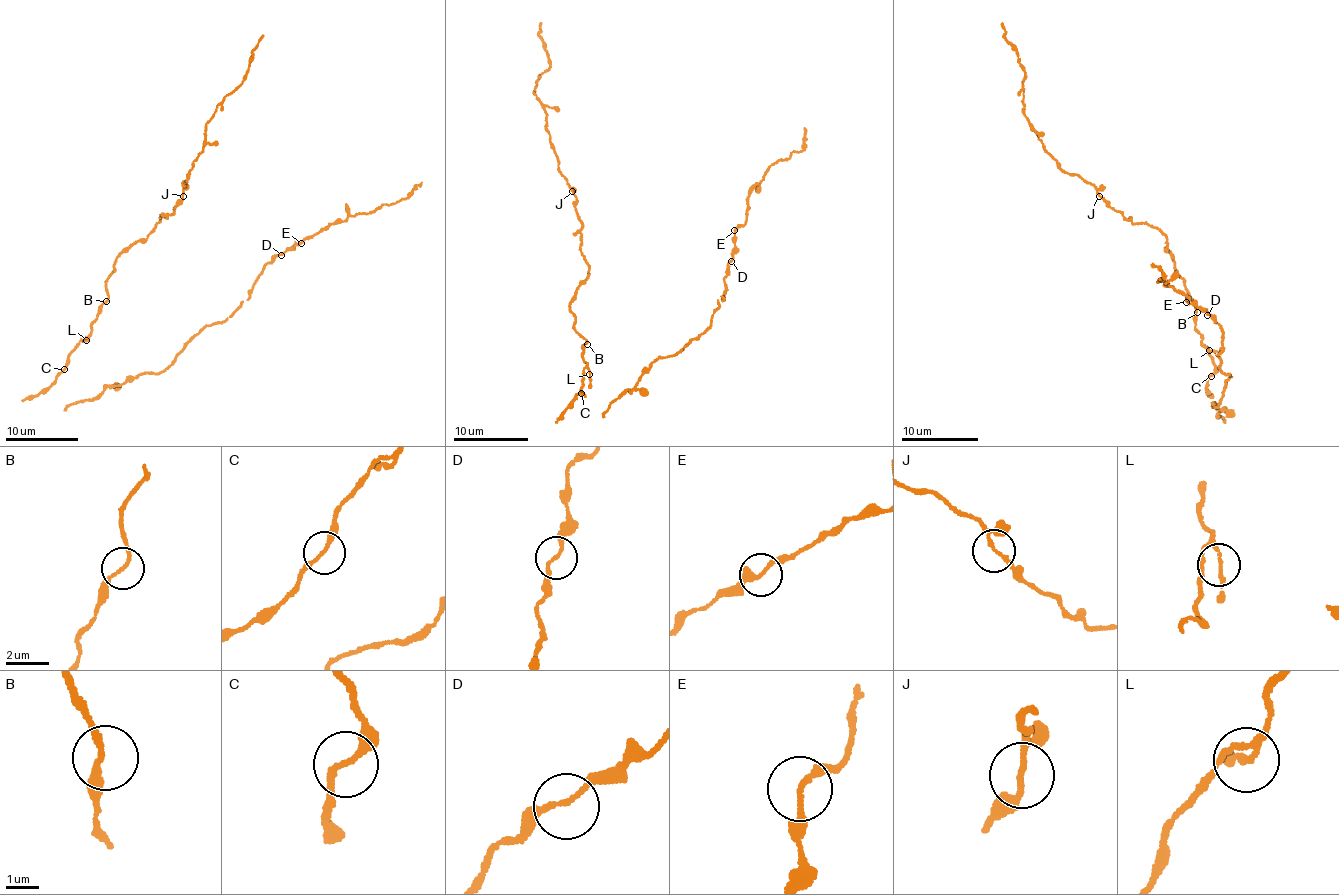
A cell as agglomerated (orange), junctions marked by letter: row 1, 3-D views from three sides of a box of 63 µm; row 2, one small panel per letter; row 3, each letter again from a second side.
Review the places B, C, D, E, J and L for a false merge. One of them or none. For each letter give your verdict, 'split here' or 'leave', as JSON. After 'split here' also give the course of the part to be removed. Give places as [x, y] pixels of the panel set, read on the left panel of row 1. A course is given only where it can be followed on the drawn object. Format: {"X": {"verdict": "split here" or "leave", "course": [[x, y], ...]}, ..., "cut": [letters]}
{"B": {"verdict": "leave"}, "C": {"verdict": "leave"}, "D": {"verdict": "leave"}, "E": {"verdict": "leave"}, "J": {"verdict": "leave"}, "L": {"verdict": "leave"}, "cut": []}

